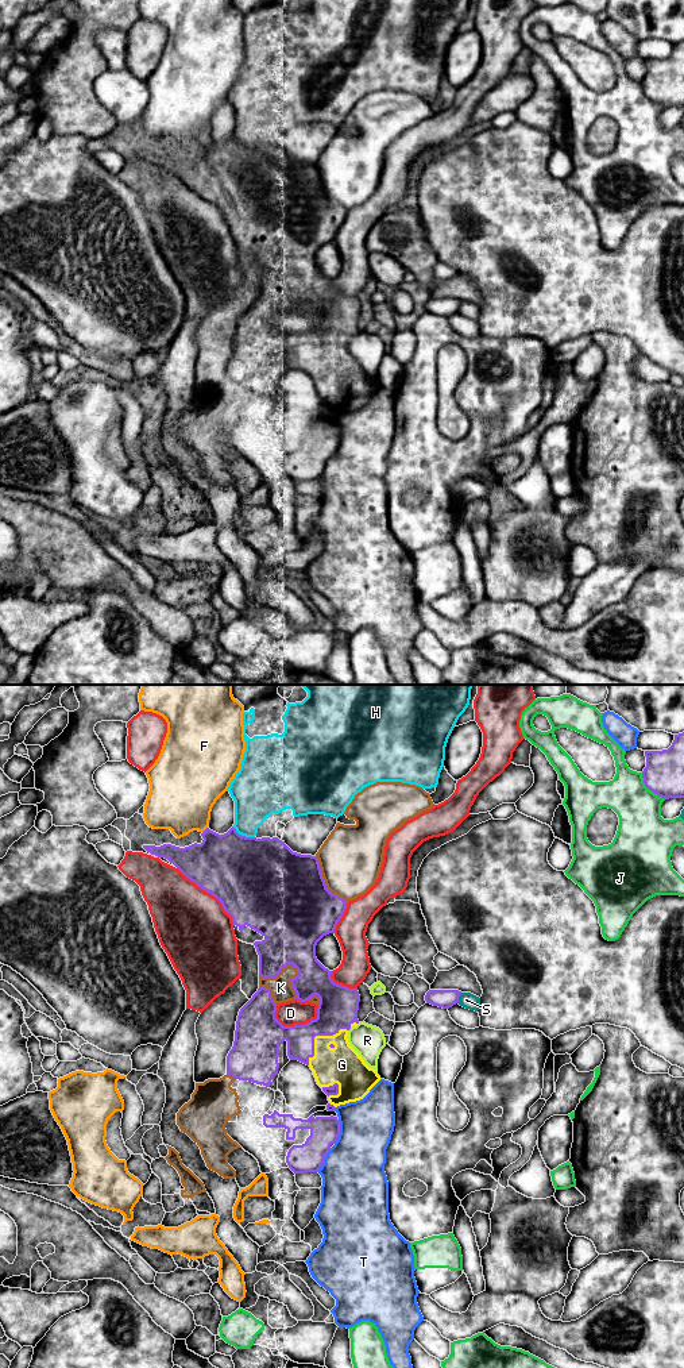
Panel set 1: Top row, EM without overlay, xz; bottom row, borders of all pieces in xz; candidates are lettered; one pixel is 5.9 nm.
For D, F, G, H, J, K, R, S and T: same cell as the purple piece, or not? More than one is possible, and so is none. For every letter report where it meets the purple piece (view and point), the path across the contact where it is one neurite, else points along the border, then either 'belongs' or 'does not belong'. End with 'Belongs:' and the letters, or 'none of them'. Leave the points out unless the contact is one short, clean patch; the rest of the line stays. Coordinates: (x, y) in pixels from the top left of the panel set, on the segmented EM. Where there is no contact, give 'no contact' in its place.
D: xz (301, 1025) | does not belong
F: xz (205, 829) | along xz (207, 827), (203, 832) | does not belong
G: xz (317, 1035) | belongs
H: xz (243, 836) | does not belong
J: xz (649, 789) | does not belong
K: xz (292, 963) | does not belong
R: no contact | does not belong
S: xz (458, 998) | does not belong
T: xz (339, 1132) | does not belong
Belongs: G

